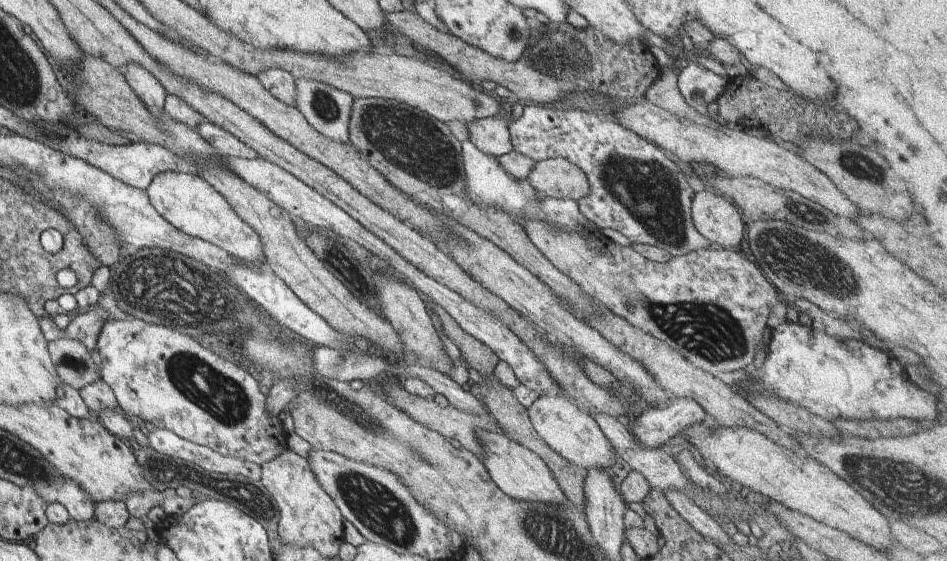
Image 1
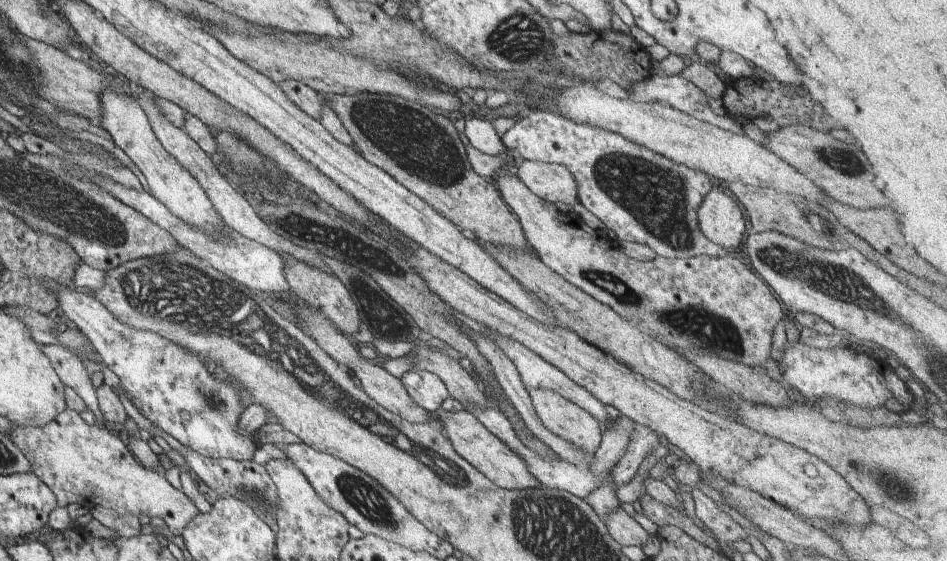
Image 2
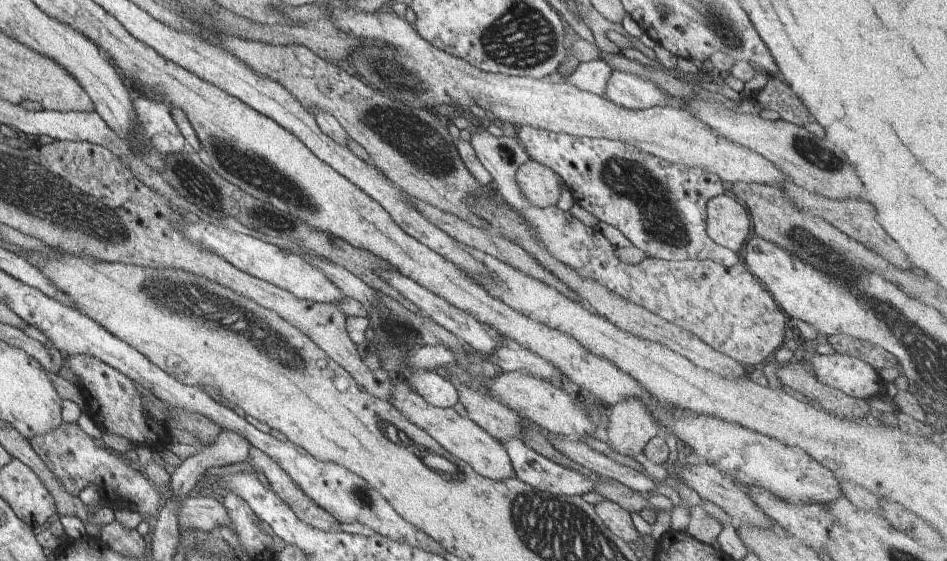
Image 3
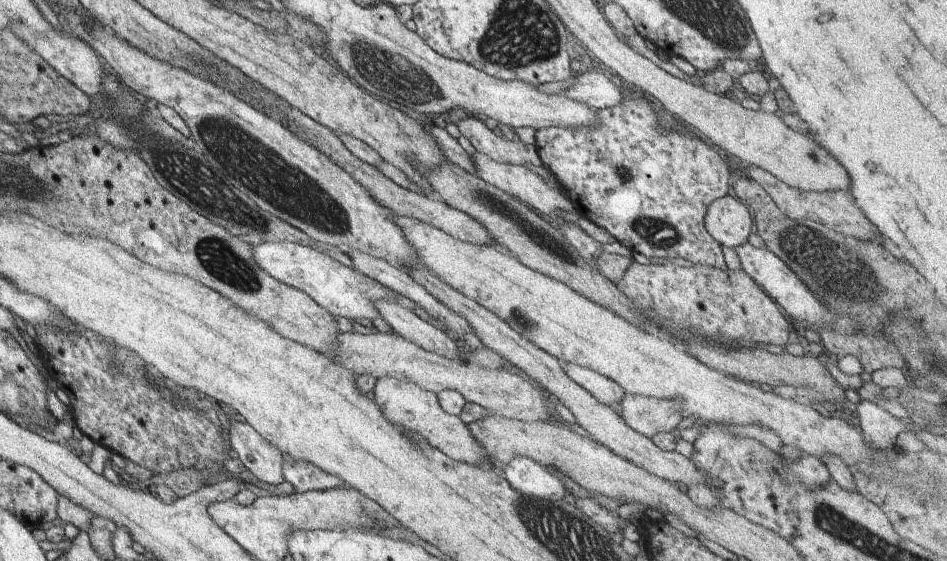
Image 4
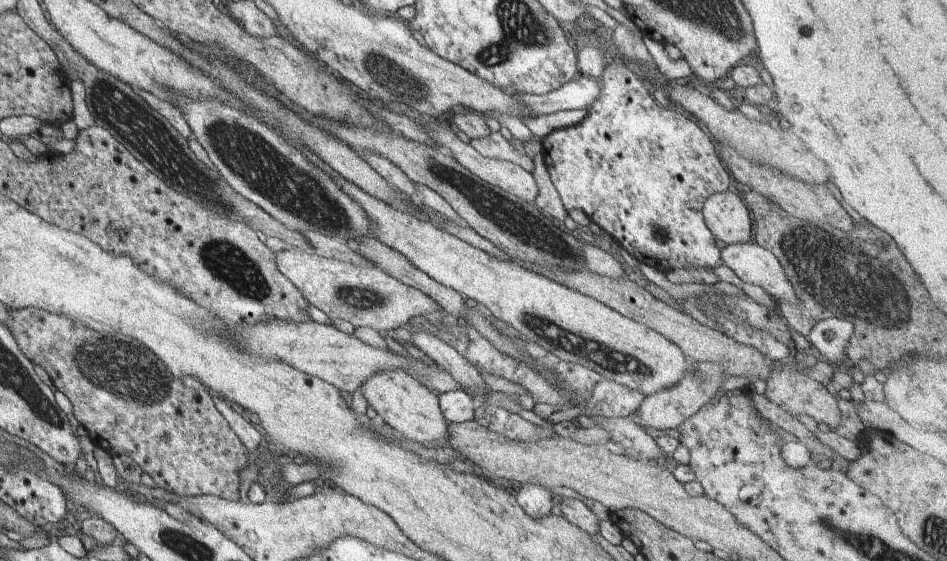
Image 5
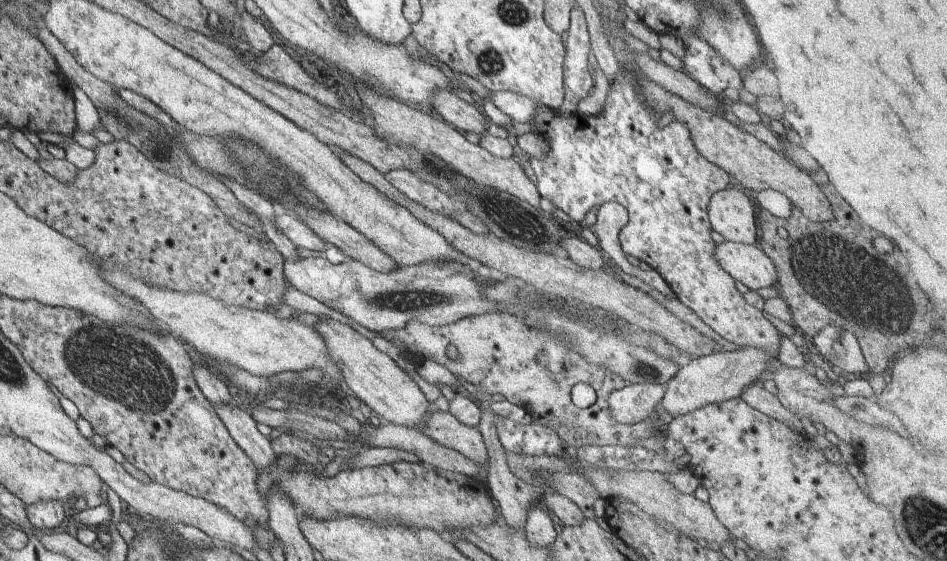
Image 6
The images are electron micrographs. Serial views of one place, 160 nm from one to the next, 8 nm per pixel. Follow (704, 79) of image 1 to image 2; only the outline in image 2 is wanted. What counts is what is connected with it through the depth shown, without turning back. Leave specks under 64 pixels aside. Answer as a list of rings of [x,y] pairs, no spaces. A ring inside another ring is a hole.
[[[680,75],[653,76],[633,84],[628,91],[634,103],[666,103],[695,119],[728,129],[730,132],[744,134],[742,126],[736,124],[728,115],[716,115],[708,105],[707,96],[696,85]]]

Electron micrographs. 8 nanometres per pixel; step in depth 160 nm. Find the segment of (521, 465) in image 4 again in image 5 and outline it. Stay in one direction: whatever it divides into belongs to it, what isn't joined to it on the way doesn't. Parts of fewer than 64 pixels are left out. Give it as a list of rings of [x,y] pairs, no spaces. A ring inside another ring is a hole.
[[[526,483],[518,486],[514,492],[522,510],[529,514],[533,519],[537,517],[548,517],[554,504],[552,503],[552,494],[542,485],[533,485]]]

